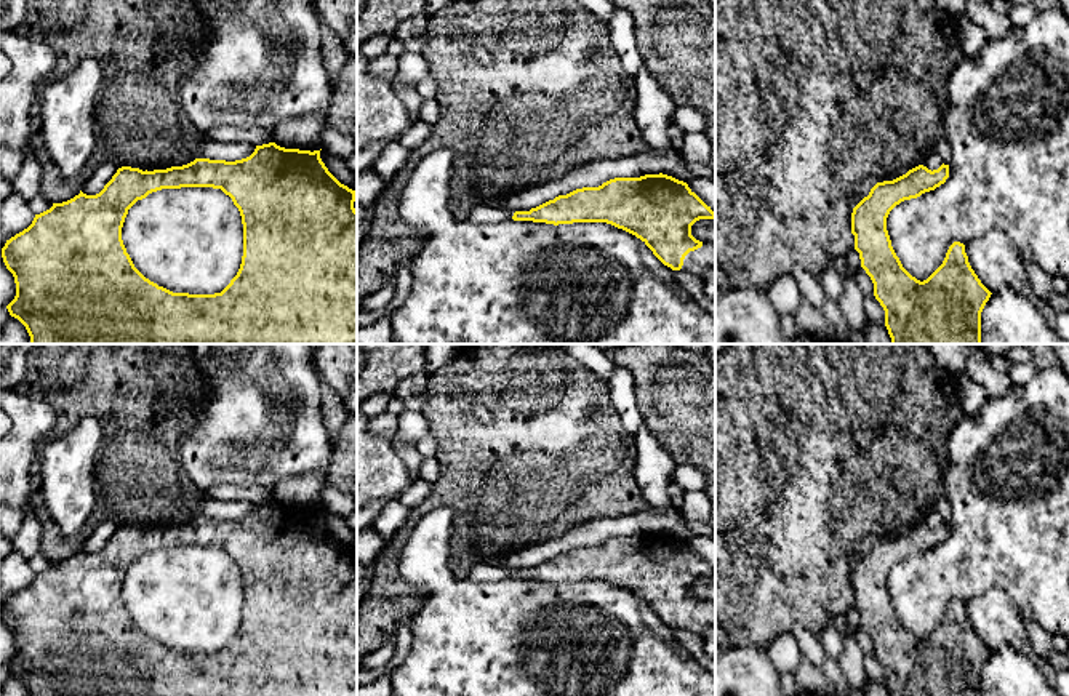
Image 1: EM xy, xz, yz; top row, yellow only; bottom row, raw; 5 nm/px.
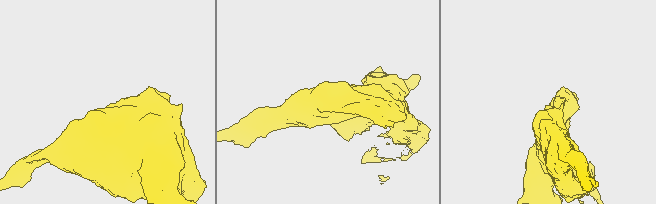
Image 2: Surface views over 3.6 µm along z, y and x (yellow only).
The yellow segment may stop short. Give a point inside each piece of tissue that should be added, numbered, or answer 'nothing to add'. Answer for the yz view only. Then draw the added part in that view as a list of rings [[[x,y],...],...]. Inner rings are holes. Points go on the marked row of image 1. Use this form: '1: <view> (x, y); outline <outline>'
nothing to add

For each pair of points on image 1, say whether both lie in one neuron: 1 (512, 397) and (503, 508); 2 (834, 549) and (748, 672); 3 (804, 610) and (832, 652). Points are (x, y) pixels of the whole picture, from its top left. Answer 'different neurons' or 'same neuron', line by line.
1: same neuron
2: different neurons
3: different neurons

